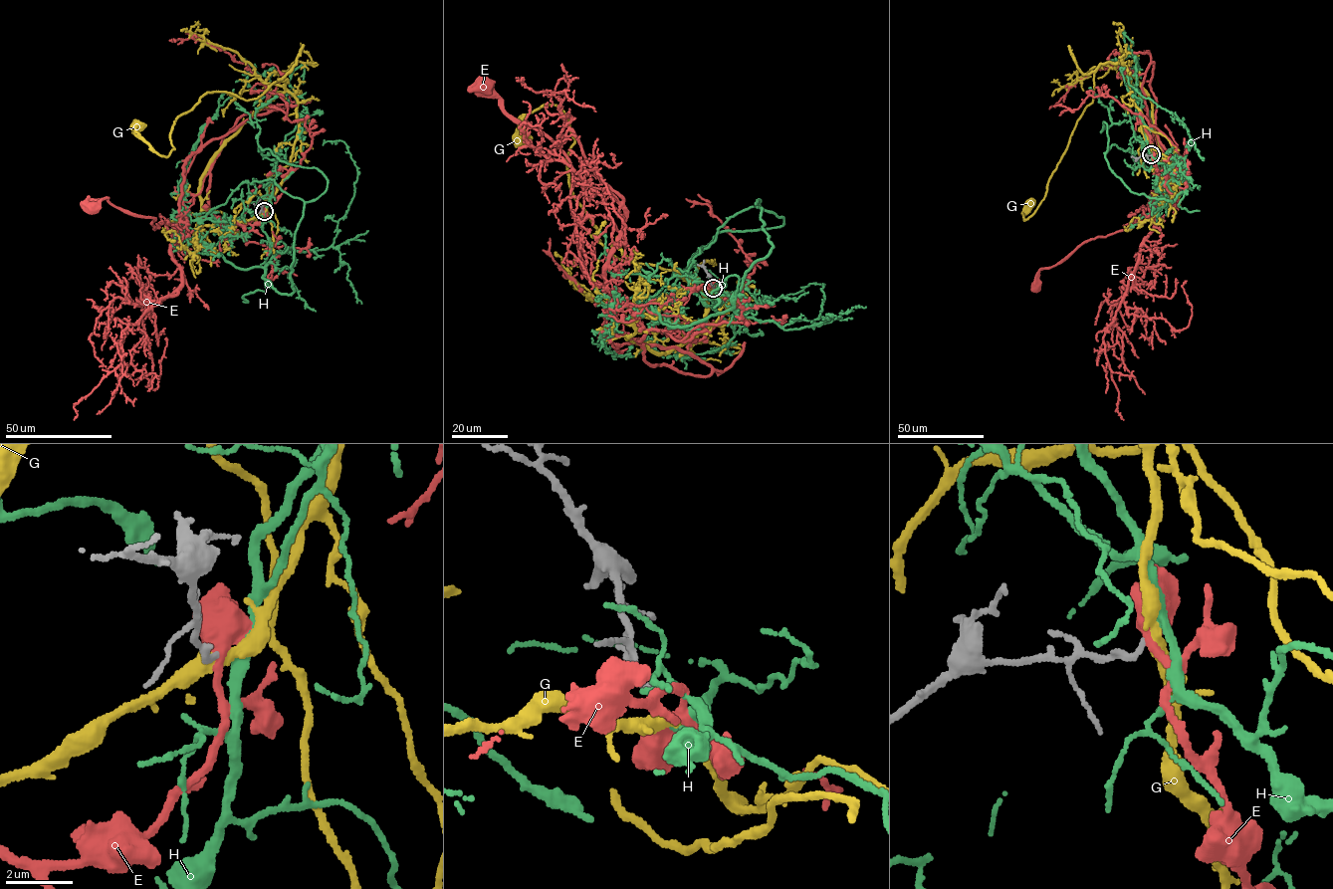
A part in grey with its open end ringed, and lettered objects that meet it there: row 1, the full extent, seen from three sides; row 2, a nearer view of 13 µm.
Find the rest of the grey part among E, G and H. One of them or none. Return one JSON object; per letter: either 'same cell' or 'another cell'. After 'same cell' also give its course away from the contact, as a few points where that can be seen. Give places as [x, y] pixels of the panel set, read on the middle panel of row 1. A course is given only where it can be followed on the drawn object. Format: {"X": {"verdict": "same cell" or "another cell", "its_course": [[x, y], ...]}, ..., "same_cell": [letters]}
{"E": {"verdict": "another cell"}, "G": {"verdict": "another cell"}, "H": {"verdict": "same cell", "its_course": [[714, 288], [730, 310], [675, 328], [669, 316], [625, 318], [599, 338], [604, 352], [630, 356], [643, 343]]}, "same_cell": ["H"]}

